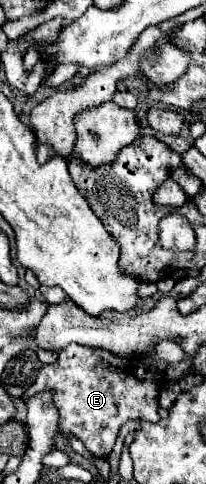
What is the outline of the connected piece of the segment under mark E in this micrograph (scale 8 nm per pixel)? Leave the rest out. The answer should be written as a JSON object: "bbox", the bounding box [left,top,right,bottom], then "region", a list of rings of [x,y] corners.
{"bbox":[22,345,162,457],"region":[[[68,345],[68,349],[62,349],[58,363],[54,365],[44,365],[38,373],[36,383],[22,395],[24,401],[42,393],[50,391],[52,393],[52,403],[58,409],[58,431],[66,437],[72,435],[84,443],[84,447],[94,453],[96,457],[108,457],[114,449],[116,437],[120,427],[126,421],[150,421],[158,423],[158,397],[160,397],[160,385],[162,385],[162,373],[150,369],[144,361],[138,357],[118,357],[114,353],[108,353],[106,349],[92,349],[92,347],[82,347],[82,345]]]}

